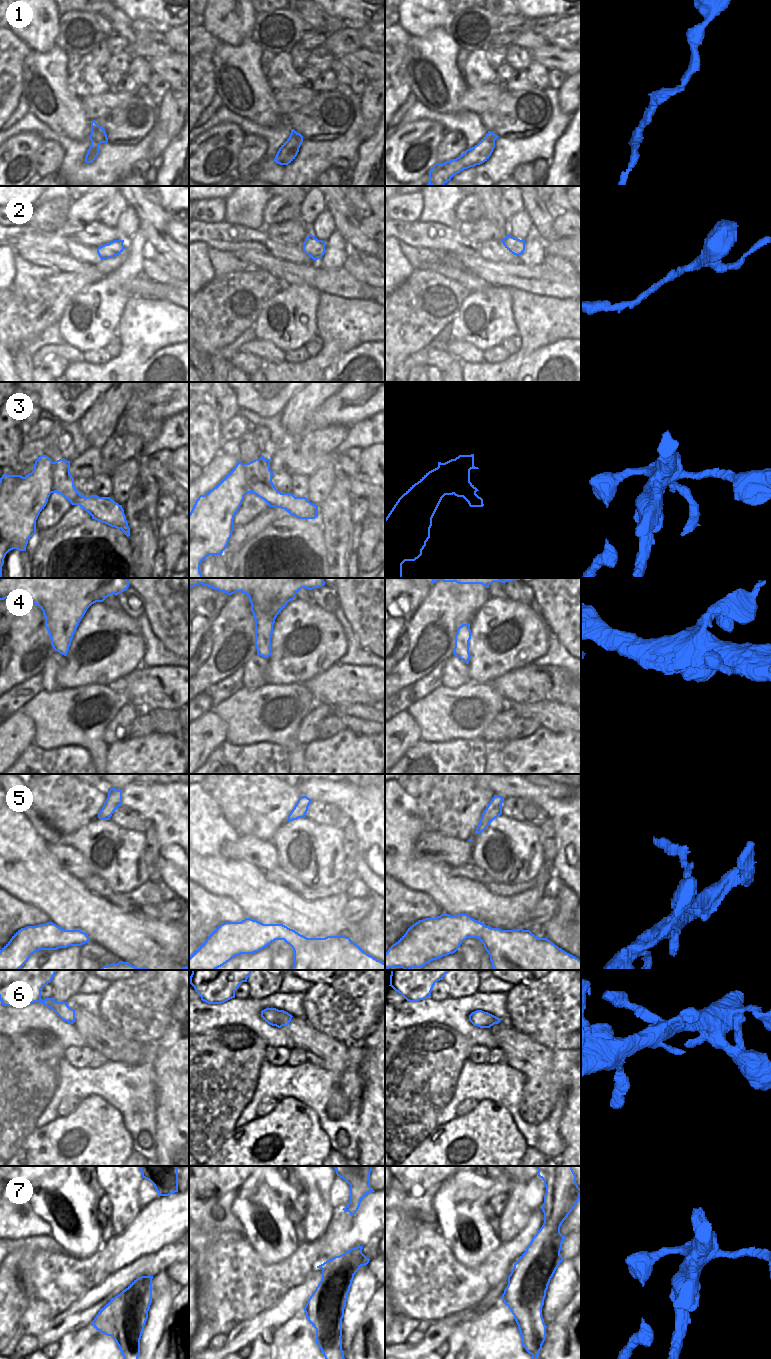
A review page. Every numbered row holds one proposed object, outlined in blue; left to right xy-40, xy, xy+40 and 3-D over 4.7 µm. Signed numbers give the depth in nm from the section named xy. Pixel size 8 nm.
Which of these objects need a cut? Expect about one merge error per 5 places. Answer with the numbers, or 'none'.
3, 5, 7

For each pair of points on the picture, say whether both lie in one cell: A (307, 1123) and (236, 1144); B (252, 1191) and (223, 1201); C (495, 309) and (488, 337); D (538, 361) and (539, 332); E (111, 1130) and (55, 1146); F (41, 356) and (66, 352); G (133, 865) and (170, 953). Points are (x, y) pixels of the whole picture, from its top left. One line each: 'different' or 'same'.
A: same
B: different
C: same
D: different
E: same
F: same
G: different

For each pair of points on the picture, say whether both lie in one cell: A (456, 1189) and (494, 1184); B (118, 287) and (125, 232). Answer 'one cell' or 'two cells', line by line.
A: one cell
B: two cells

